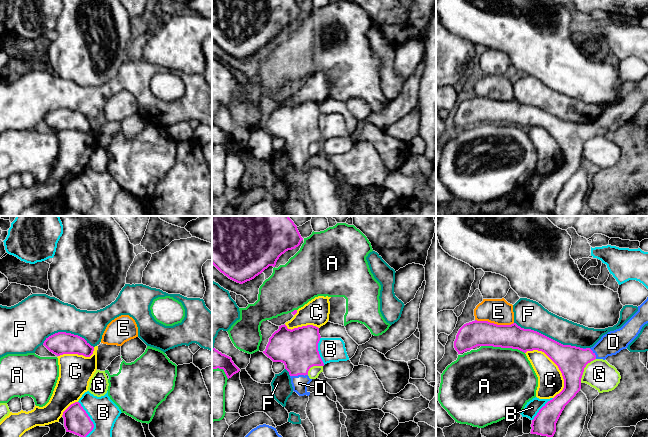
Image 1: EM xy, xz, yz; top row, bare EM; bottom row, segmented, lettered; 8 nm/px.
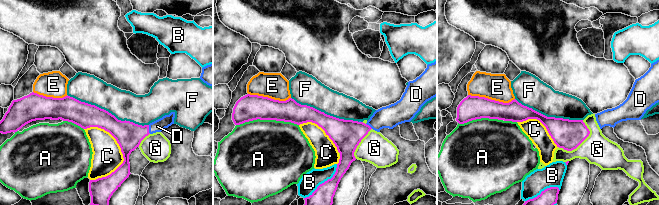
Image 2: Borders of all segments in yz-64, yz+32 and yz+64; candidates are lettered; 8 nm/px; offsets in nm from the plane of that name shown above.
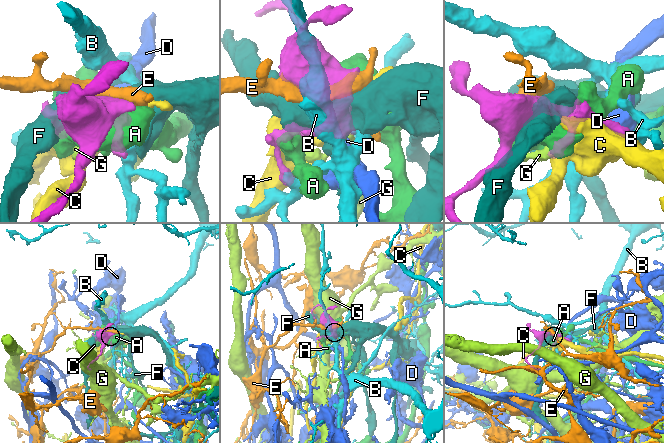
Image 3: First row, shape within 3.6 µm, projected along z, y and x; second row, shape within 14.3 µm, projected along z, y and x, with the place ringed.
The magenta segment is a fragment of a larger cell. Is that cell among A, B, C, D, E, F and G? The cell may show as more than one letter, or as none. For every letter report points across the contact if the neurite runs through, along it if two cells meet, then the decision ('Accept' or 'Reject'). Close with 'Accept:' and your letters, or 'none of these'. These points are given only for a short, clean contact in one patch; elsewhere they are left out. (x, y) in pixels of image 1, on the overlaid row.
A: Reject
B: Reject
C: Reject
D: Path across: xz (298, 348), (298, 374), (299, 383). Accept
E: Reject
F: Reject
G: Reject
Accept: D

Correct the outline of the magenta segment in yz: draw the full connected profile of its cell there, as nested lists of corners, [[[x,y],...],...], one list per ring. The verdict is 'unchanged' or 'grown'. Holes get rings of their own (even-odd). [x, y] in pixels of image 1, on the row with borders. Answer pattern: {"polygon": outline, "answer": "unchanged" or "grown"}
{"polygon": [[[648,297],[621,328],[603,335],[591,348],[563,345],[537,331],[521,328],[516,323],[497,325],[477,320],[459,329],[454,348],[458,354],[477,346],[512,348],[524,353],[533,350],[544,352],[561,371],[564,388],[539,410],[532,420],[530,433],[553,437],[562,411],[581,389],[586,365],[595,359],[605,360],[626,349],[647,323]]], "answer": "grown"}

